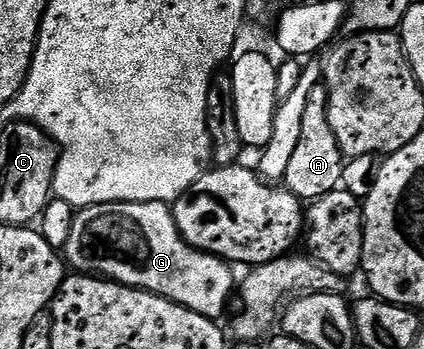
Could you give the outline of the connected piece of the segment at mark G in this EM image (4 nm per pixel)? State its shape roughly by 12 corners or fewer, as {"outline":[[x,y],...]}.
{"outline":[[161,202],[78,209],[65,260],[218,321],[237,276]]}

